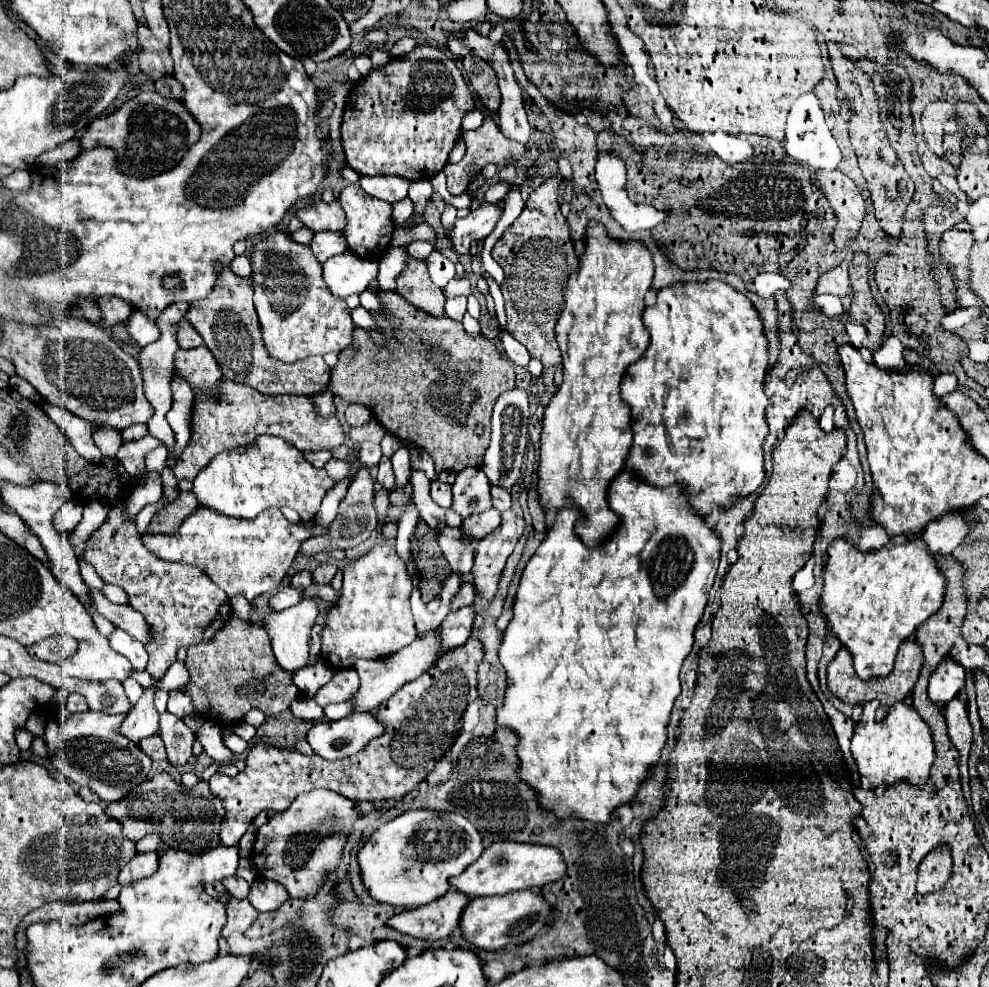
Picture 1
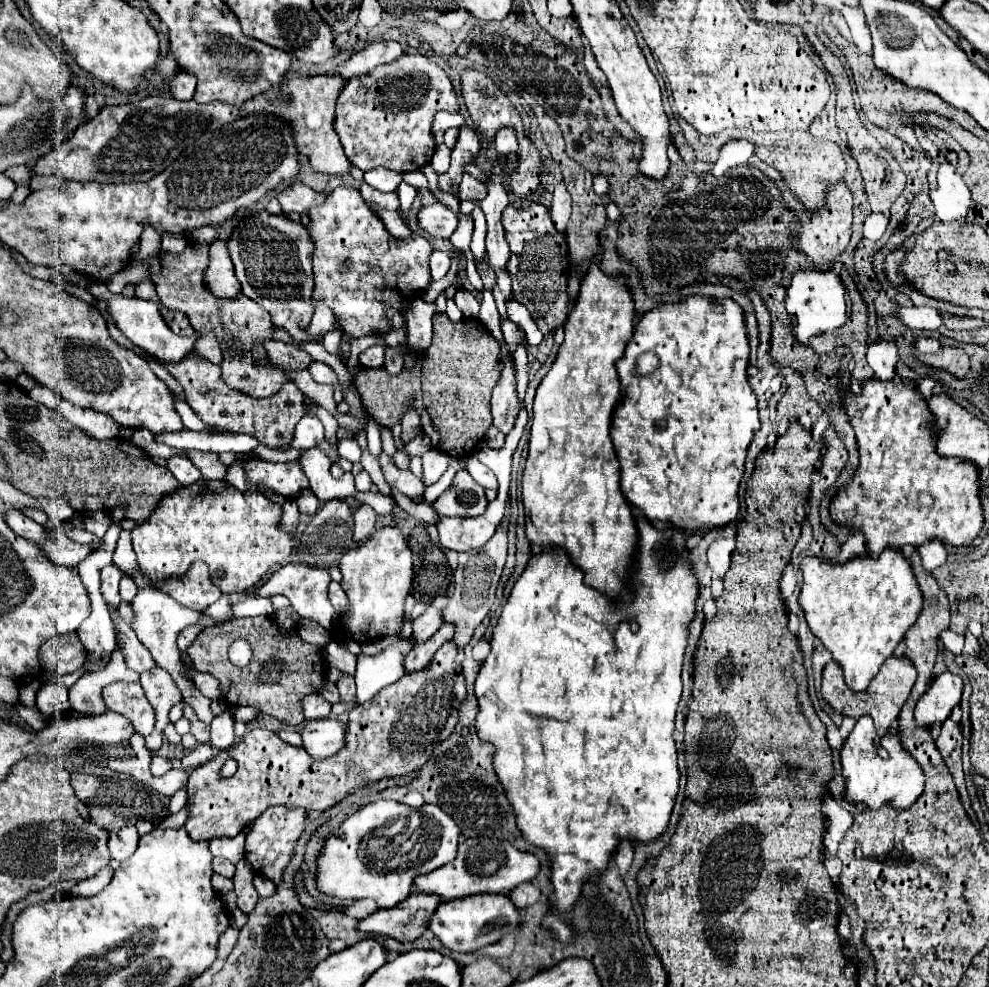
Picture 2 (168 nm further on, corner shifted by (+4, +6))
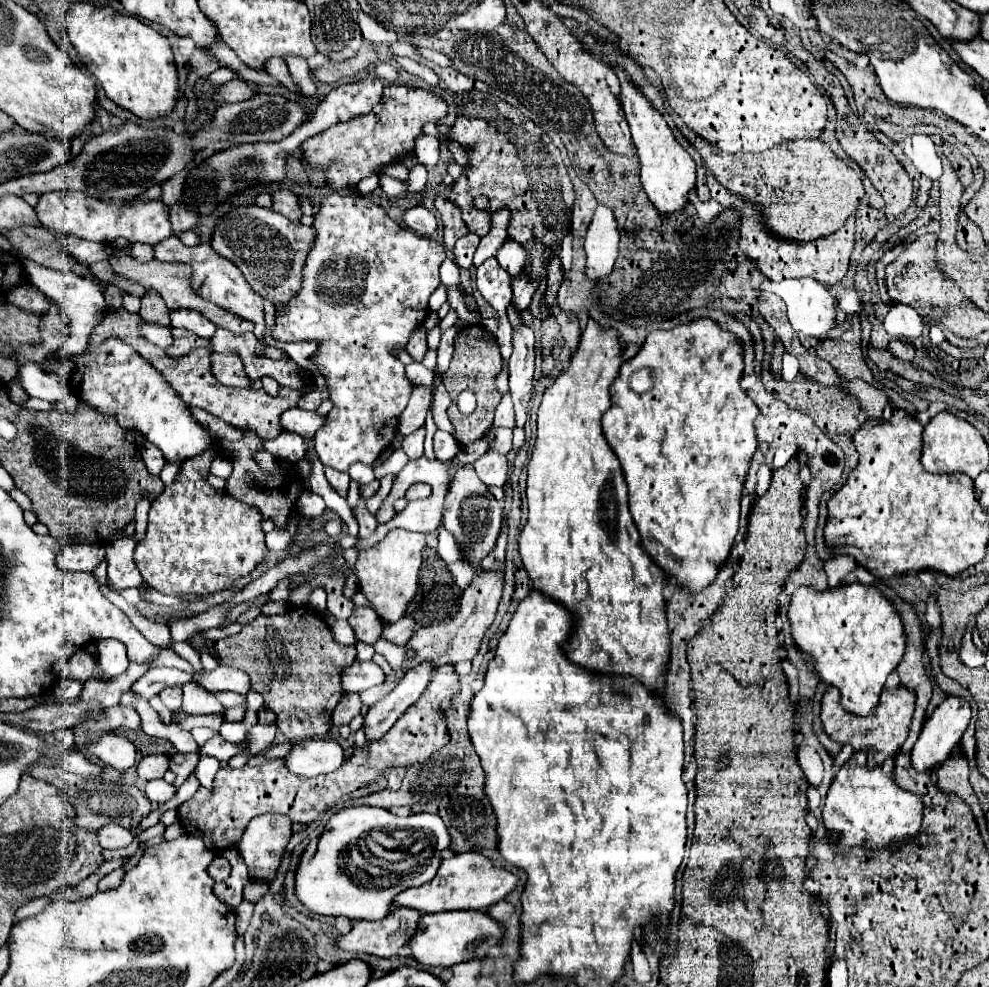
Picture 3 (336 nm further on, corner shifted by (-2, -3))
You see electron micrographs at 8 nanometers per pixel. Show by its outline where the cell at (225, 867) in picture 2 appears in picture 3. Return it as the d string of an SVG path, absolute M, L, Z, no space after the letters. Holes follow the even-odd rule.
M215 857L213 865L209 865L209 875L215 879L215 881L225 881L229 877L229 871L231 871L231 865L227 859L223 857Z

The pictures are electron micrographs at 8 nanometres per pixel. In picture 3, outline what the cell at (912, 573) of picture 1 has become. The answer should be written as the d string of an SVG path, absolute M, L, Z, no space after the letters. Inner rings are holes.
M861 583L839 585L835 589L825 589L825 591L801 585L795 589L791 597L789 619L791 619L791 635L797 647L813 655L819 679L823 679L827 685L835 685L841 691L841 705L845 707L845 711L863 717L869 715L881 697L881 689L885 685L887 675L899 665L905 653L907 637L901 615L897 613L895 605L889 599L885 599L877 587L865 587Z

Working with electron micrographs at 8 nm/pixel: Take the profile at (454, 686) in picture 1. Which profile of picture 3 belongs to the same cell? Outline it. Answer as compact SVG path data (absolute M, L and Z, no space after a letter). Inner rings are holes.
M441 665L433 671L429 687L423 691L419 701L407 709L407 713L377 741L367 741L363 747L355 745L353 755L333 773L321 777L297 777L289 773L279 759L267 759L261 765L243 765L239 769L221 767L213 779L213 791L199 787L193 799L179 807L179 821L185 833L201 837L209 849L229 849L241 841L245 825L263 813L281 813L291 817L293 823L313 823L321 811L333 807L339 799L357 791L363 785L377 781L381 773L391 767L411 767L427 761L437 749L449 743L449 729L445 721L445 711L441 709L443 699L451 699L461 691L459 675L455 665Z

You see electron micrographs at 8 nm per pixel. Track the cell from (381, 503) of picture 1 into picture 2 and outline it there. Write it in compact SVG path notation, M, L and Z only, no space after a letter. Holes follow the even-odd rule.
M359 506L357 512L353 514L353 522L355 522L353 540L361 542L367 536L371 536L371 532L375 530L375 520L377 520L377 514L369 506Z

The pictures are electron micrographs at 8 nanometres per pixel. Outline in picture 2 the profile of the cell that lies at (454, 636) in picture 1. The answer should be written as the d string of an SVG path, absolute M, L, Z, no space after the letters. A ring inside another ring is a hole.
M443 624L427 642L419 644L417 648L413 648L405 660L403 660L403 666L405 666L405 672L419 672L423 668L427 668L427 664L433 660L435 652L451 640L451 626L449 624Z

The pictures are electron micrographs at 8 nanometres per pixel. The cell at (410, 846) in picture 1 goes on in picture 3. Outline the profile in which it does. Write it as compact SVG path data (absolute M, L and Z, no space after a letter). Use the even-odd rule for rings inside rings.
M355 805L341 809L329 819L323 835L319 837L317 853L301 857L297 869L297 897L307 909L319 915L333 915L333 917L345 915L355 921L359 919L379 921L393 911L393 901L399 895L399 891L419 887L435 877L443 861L443 851L447 851L449 845L451 837L447 827L441 821L441 817L433 813L399 817L383 807Z

